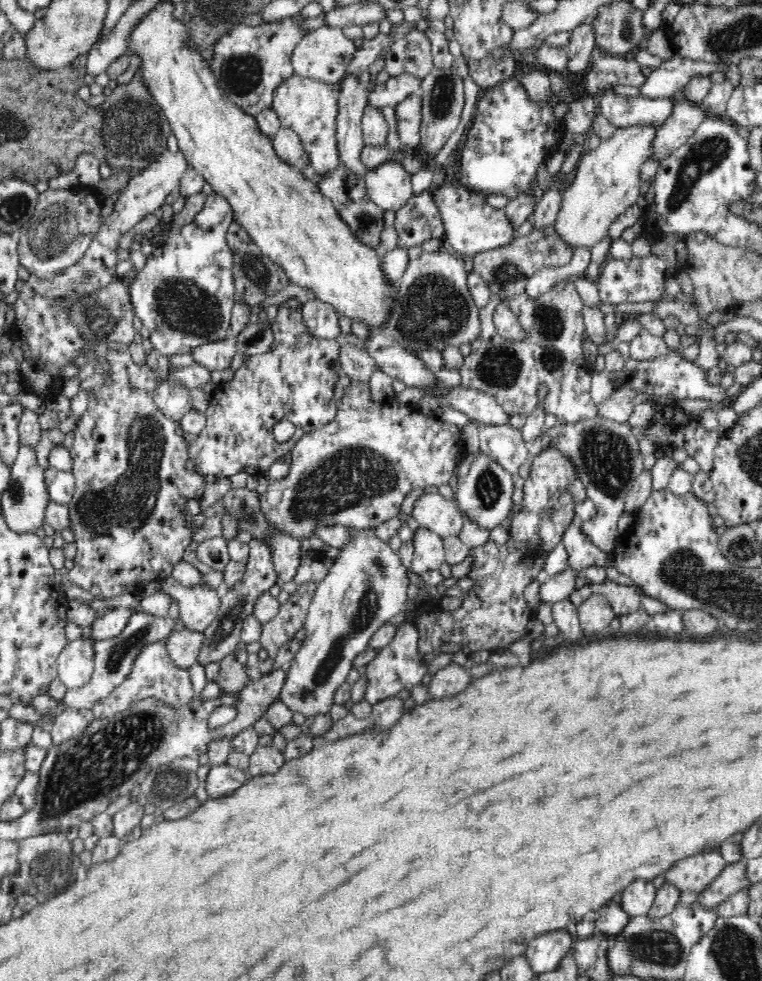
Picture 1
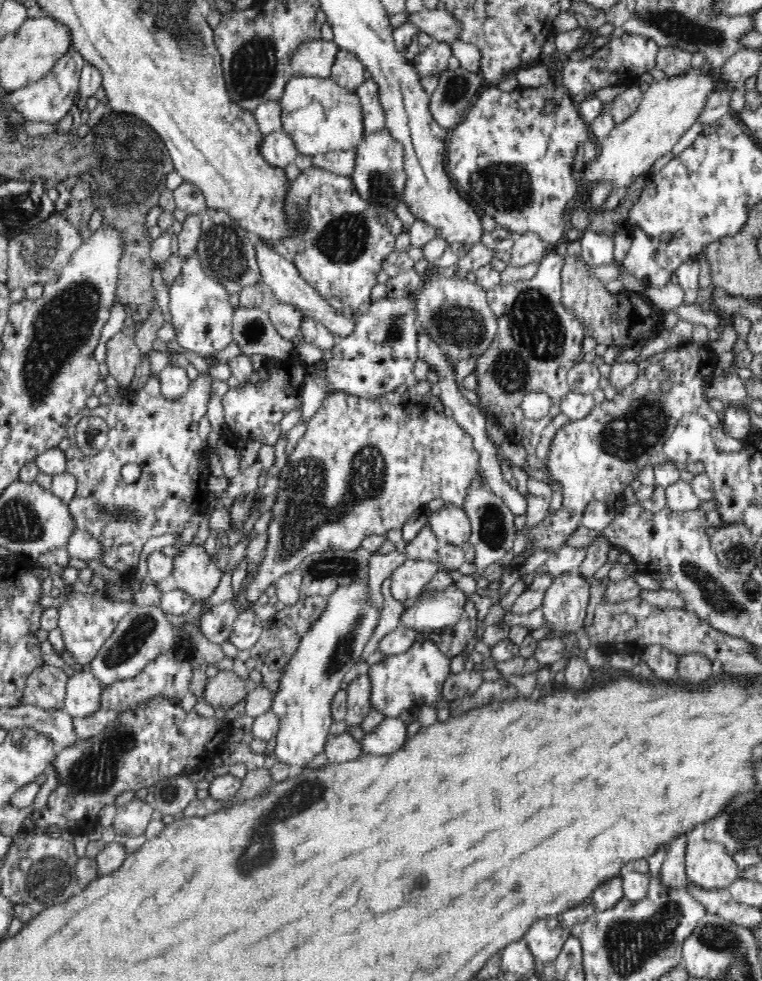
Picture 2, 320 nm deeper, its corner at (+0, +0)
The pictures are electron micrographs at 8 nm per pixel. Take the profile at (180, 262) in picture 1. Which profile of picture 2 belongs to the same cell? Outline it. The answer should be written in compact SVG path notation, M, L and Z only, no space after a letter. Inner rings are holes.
M198 250L188 254L182 262L180 274L172 280L168 288L170 302L168 302L168 314L170 324L174 328L174 342L182 348L194 352L201 357L220 352L232 342L234 306L230 302L229 293L213 280L204 271L203 258Z

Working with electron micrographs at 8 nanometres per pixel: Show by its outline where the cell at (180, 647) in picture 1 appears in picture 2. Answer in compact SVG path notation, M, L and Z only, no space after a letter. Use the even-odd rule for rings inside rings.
M228 599L200 616L199 629L210 642L221 645L229 640L233 622L241 613L233 601Z

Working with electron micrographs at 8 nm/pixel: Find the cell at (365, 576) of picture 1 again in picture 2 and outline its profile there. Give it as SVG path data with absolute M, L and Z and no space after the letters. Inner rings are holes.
M368 580L352 581L338 585L327 597L325 607L301 636L292 658L281 672L271 710L280 720L275 755L277 760L305 768L325 748L326 738L333 721L332 704L340 690L344 676L362 658L364 648L374 636L382 608L374 605L374 597Z

